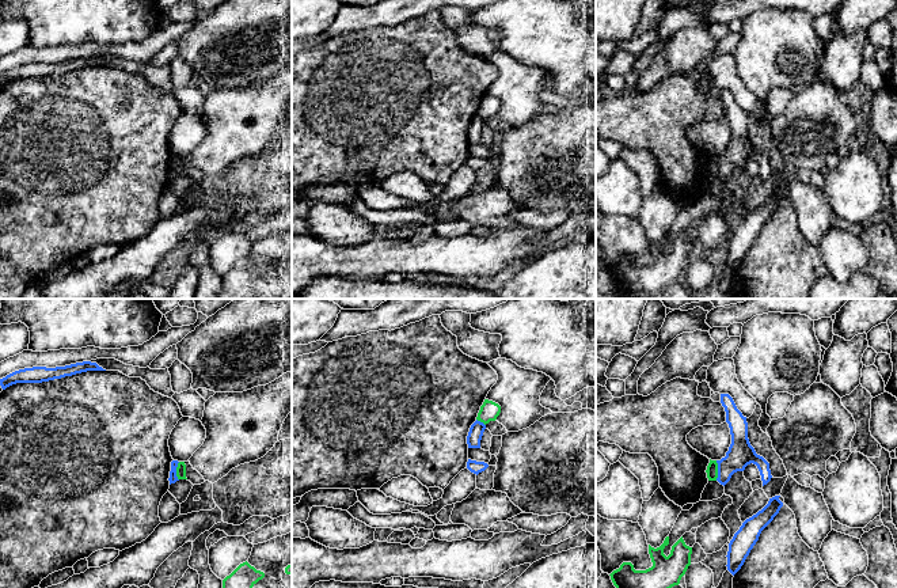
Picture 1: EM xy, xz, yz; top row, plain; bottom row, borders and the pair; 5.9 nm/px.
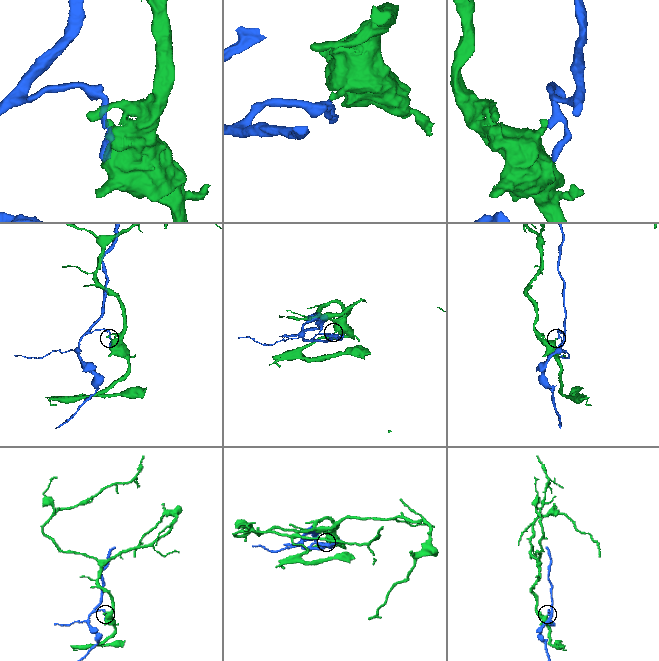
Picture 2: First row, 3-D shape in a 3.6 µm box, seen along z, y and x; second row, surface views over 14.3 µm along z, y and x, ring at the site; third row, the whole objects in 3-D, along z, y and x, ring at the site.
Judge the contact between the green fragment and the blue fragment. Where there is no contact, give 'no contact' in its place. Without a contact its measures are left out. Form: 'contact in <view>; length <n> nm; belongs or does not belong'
contact in yz; length 120 nm; does not belong

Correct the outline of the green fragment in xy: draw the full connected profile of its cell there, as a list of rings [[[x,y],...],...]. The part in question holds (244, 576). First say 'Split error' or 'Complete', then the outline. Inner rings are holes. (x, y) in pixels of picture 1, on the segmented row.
Complete. [[[246,561],[223,580],[223,588],[252,588],[263,577],[263,572],[256,570]]]

